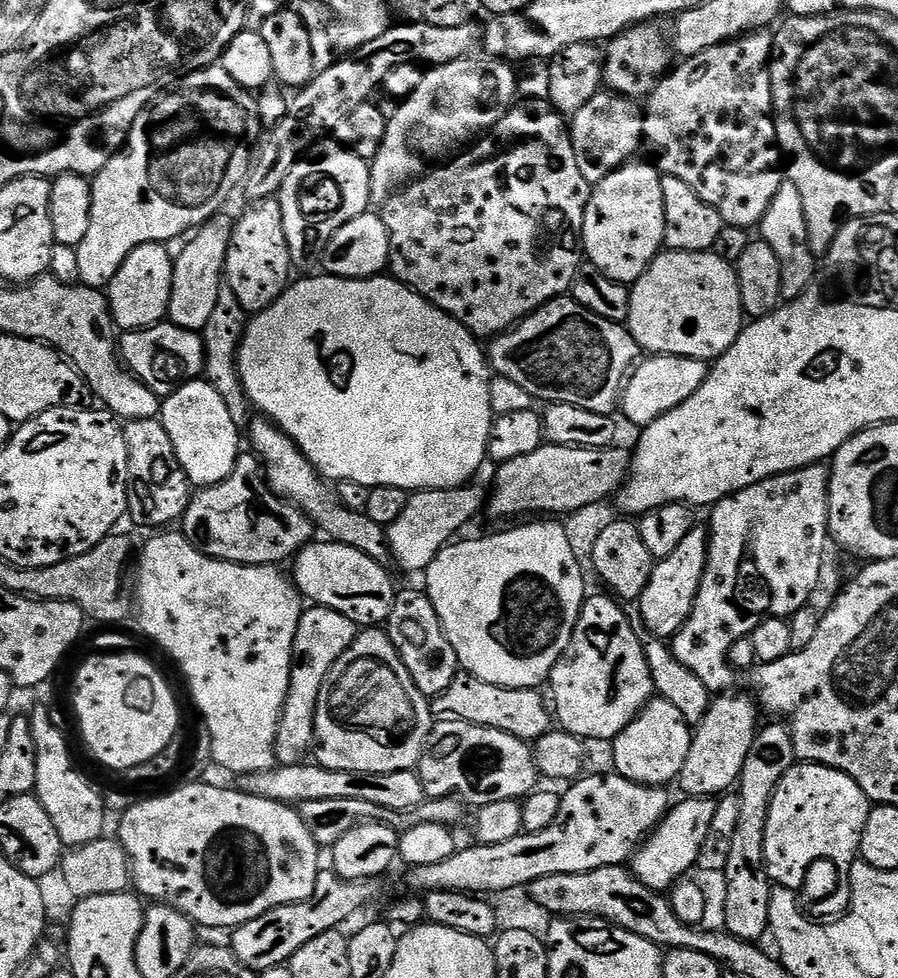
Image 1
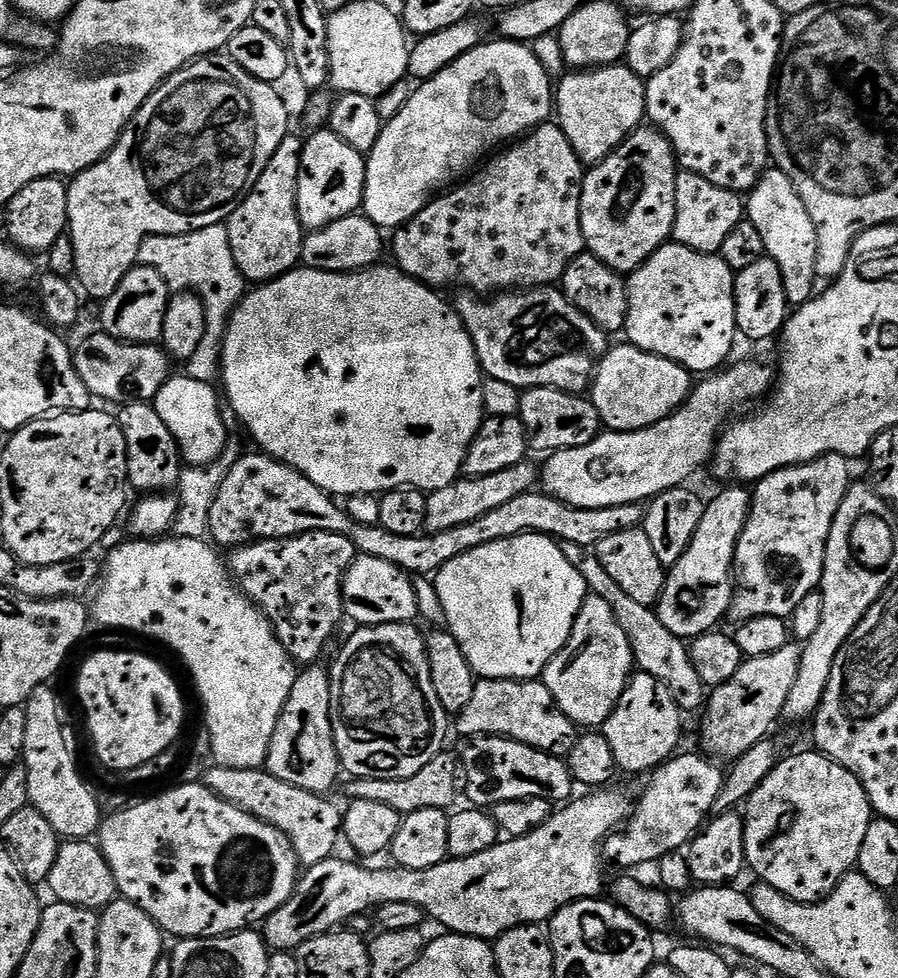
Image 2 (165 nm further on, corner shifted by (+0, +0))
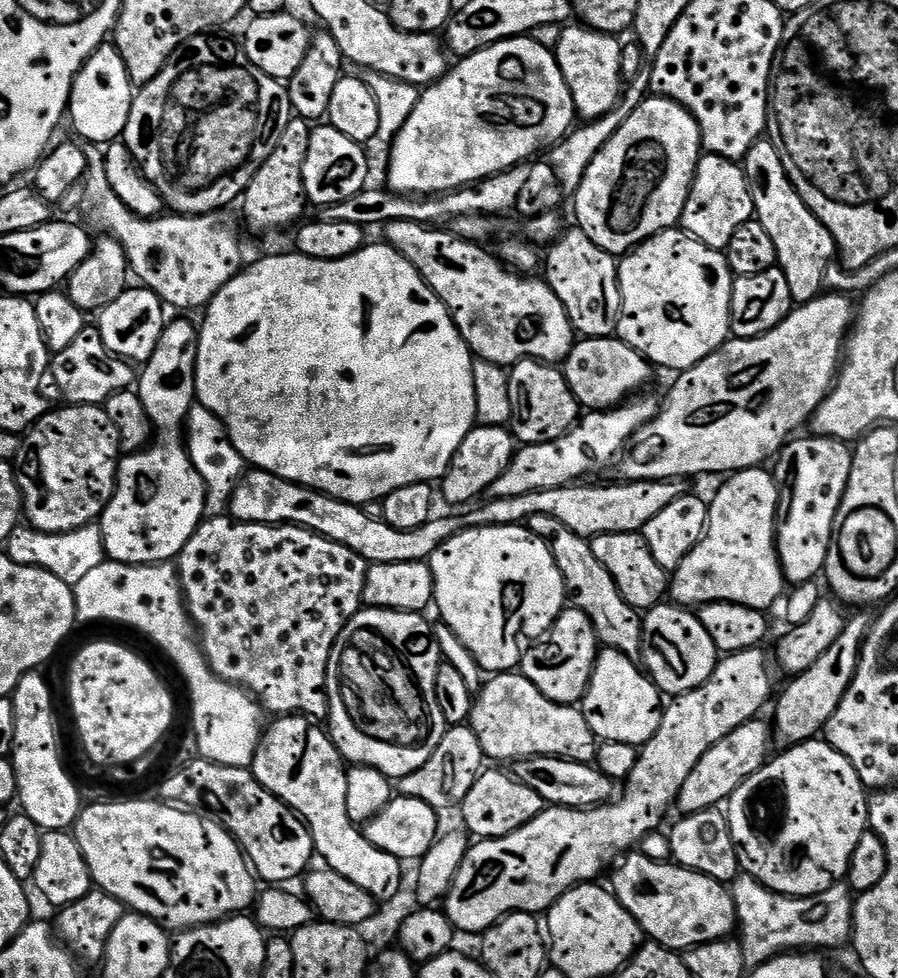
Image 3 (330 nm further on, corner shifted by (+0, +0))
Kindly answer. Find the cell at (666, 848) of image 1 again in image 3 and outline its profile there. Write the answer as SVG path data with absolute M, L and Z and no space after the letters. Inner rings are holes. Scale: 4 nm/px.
M849 619L838 642L834 642L834 646L830 646L830 650L826 650L826 654L822 654L822 658L818 658L818 662L810 666L810 670L801 672L788 682L788 689L781 694L780 701L779 696L775 701L776 724L774 720L775 735L779 739L781 736L785 745L805 744L808 740L817 739L827 729L844 695L850 690L856 667L860 664L860 653L865 639L866 624L860 620Z

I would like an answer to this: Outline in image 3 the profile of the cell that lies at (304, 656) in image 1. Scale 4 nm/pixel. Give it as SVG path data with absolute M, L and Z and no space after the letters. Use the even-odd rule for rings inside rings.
M284 714L279 718L273 719L270 727L263 733L260 745L256 751L256 757L252 759L250 771L270 794L274 794L286 806L290 806L306 822L310 834L314 838L316 847L316 856L324 859L329 869L342 878L347 878L354 882L354 886L362 886L366 894L370 894L377 902L389 902L399 894L402 886L404 868L394 854L386 854L378 850L364 837L363 831L346 814L346 782L348 781L348 768L343 756L340 755L336 744L333 742L331 735L319 728L319 723L313 722L307 716L299 714Z

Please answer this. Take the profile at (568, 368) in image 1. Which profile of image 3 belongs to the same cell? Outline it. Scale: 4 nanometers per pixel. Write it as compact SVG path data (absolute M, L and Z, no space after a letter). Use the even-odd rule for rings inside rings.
M399 220L383 225L382 232L386 243L406 257L410 266L414 266L414 270L422 274L430 290L438 294L473 357L501 366L511 366L523 360L540 360L543 364L556 366L571 354L578 333L566 314L566 306L562 306L558 294L554 294L547 279L532 280L536 278L509 270L493 253L492 257L484 249L487 247L475 240L463 240L451 230L437 230L427 224Z

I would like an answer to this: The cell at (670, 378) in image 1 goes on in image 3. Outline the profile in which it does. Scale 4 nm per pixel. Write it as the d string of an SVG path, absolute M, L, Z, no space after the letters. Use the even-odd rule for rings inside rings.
M603 336L602 338L577 339L572 352L562 361L562 371L574 398L584 410L618 408L633 394L640 394L652 380L653 365L625 340Z

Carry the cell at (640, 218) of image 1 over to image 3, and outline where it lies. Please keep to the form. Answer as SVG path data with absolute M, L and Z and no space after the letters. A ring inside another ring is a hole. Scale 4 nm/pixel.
M649 95L590 162L574 197L579 231L620 258L652 236L675 229L701 155L696 119L678 102Z

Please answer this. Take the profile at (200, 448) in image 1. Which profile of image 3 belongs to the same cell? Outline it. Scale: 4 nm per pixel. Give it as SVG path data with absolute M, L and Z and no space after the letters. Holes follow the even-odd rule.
M165 323L164 338L158 342L156 354L146 361L148 372L141 371L138 376L138 391L142 402L148 410L149 420L154 422L154 428L159 435L155 437L154 443L147 450L141 450L131 458L125 459L118 475L116 475L116 494L114 499L108 503L108 511L101 516L98 527L106 534L107 555L116 559L119 564L166 564L173 558L179 557L180 550L186 546L186 542L196 533L197 524L204 523L205 515L205 484L202 477L196 475L196 468L192 465L188 457L187 447L182 443L182 422L187 421L190 406L197 403L196 399L196 346L198 343L198 328L192 324L172 324Z

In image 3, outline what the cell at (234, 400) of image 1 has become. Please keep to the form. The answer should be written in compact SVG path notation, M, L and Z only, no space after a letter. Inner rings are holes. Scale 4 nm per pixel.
M88 146L84 148L84 153L88 159L88 171L86 179L83 181L84 201L80 208L84 211L83 219L97 233L107 234L111 239L117 240L122 246L128 266L133 277L136 276L141 285L148 286L151 280L180 280L180 304L184 308L207 309L208 303L220 293L228 281L233 280L245 267L244 252L240 249L240 240L236 237L236 232L223 220L223 215L213 214L210 216L181 216L179 214L162 214L155 219L142 217L130 211L118 194L110 186L106 178L104 169L105 149L100 146Z

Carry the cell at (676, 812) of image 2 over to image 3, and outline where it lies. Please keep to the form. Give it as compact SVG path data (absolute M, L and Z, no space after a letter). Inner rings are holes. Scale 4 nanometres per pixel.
M757 718L738 726L738 730L734 730L726 739L713 746L690 774L686 786L682 786L678 801L681 813L705 812L707 808L723 805L734 794L734 790L738 790L738 786L746 782L746 778L753 776L768 763L772 740L774 741L774 732L769 721L767 724L764 718Z

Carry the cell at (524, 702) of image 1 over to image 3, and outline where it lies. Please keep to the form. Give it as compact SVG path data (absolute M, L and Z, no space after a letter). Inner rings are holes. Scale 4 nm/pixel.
M519 671L501 672L493 675L485 683L479 694L472 701L470 727L478 734L478 742L482 742L482 750L489 761L532 760L535 756L557 756L570 762L592 764L596 758L598 741L594 730L590 730L590 722L586 722L583 711L571 704L556 704L534 682L530 682Z

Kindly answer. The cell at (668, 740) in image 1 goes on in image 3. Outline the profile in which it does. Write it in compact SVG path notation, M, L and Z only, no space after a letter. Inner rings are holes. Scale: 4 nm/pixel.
M604 648L596 657L592 680L582 701L582 711L597 741L643 746L650 742L650 738L654 738L654 734L658 734L658 726L664 717L660 700L660 689L633 657L613 648Z

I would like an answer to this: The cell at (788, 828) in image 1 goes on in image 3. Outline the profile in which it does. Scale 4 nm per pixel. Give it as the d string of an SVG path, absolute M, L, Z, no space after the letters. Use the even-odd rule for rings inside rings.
M827 739L808 740L805 744L792 746L784 751L788 752L782 753L777 760L776 757L769 759L764 767L758 769L750 778L746 778L746 782L742 782L742 786L738 786L738 790L734 790L734 794L728 797L726 815L730 822L730 834L736 843L736 851L740 853L741 869L747 875L753 876L755 880L762 882L767 888L783 896L823 896L837 887L836 880L843 881L848 875L848 867L850 866L850 858L854 854L854 848L858 846L858 842L864 837L868 828L868 801L870 796L864 787L864 783L858 778L854 766L838 749L833 748Z

